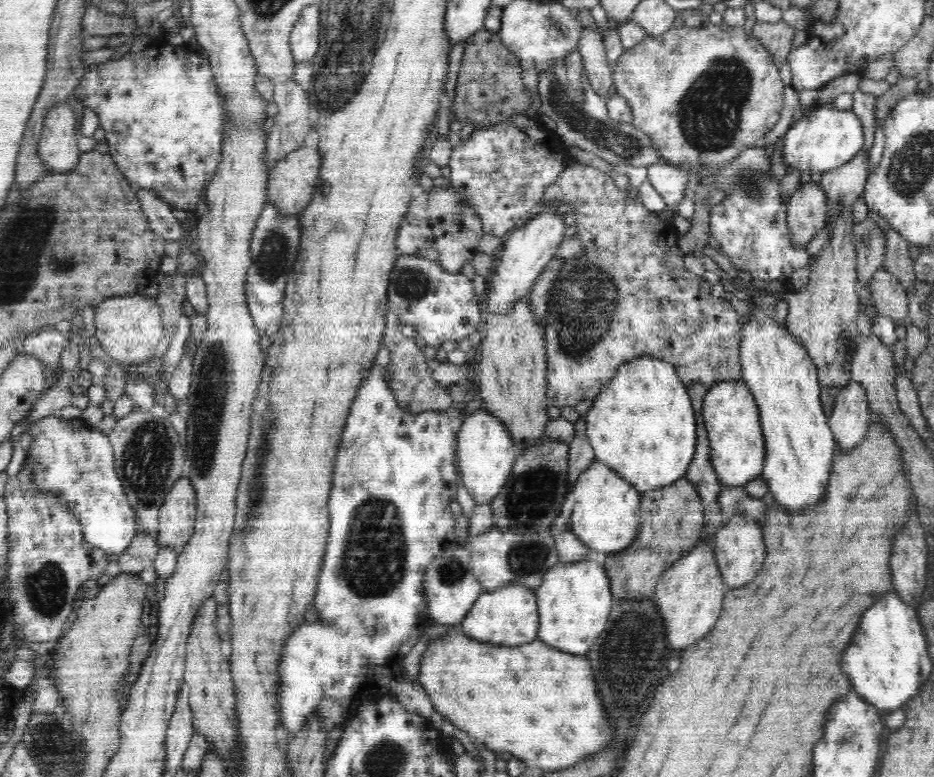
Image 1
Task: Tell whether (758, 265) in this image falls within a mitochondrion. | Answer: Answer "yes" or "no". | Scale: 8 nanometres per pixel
no

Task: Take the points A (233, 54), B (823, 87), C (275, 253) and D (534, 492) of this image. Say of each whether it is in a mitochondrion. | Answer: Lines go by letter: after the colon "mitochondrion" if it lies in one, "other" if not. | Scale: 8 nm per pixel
A: other
B: other
C: mitochondrion
D: mitochondrion

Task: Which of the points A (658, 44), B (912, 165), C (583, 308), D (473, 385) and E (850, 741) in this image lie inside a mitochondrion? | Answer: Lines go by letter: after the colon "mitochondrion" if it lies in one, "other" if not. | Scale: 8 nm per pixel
A: other
B: mitochondrion
C: mitochondrion
D: other
E: mitochondrion

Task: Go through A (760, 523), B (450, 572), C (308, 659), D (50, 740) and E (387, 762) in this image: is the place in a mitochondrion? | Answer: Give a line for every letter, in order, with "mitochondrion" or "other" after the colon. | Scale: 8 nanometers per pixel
A: other
B: mitochondrion
C: other
D: mitochondrion
E: mitochondrion

